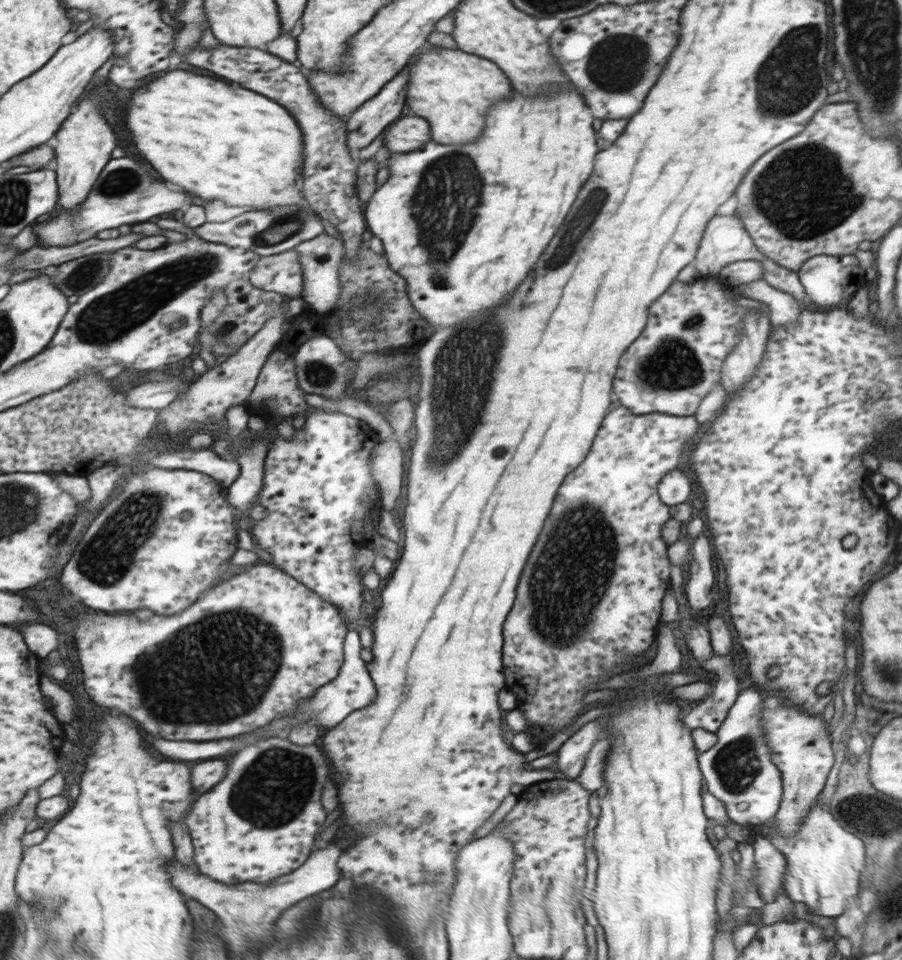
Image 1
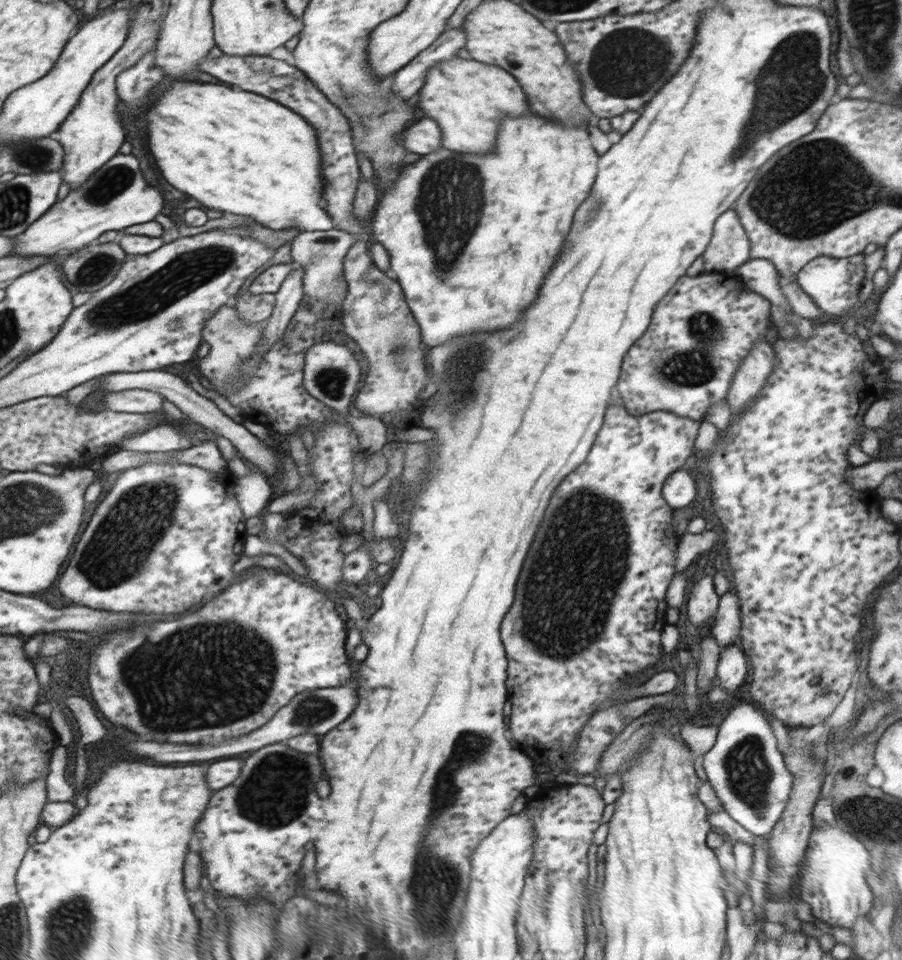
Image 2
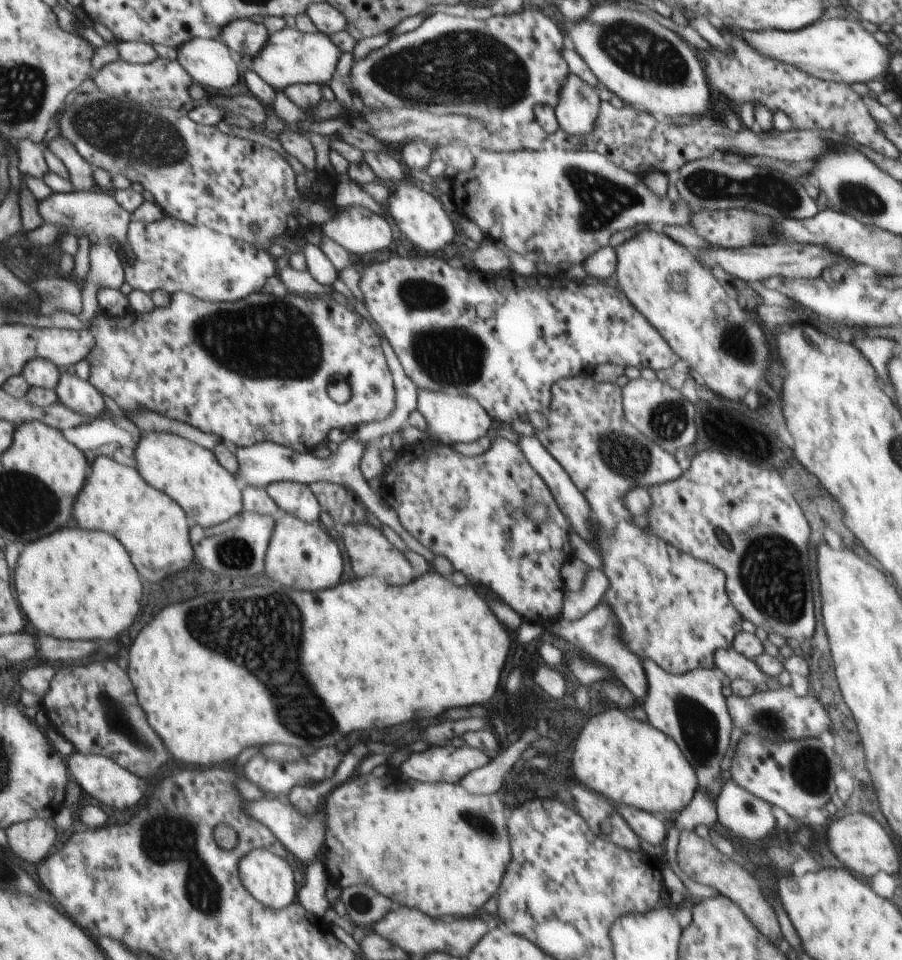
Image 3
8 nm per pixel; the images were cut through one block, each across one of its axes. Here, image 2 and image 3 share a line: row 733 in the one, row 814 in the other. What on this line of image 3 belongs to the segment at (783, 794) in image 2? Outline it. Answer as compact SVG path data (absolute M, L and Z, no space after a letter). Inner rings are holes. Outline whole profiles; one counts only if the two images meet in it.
M728 778L715 800L717 826L726 834L728 830L738 838L760 840L776 831L776 818L772 805L744 790Z

